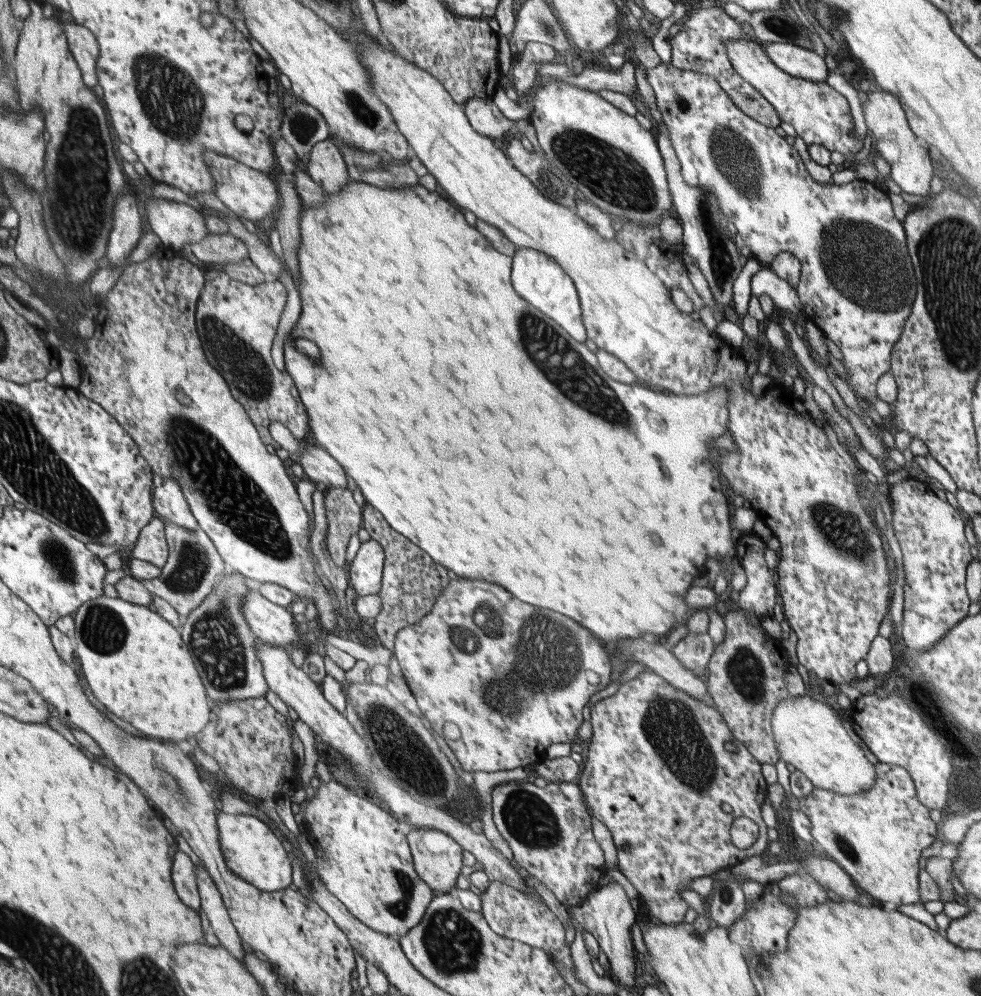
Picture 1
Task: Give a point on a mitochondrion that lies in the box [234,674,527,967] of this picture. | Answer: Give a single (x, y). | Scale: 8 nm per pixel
(404, 745)

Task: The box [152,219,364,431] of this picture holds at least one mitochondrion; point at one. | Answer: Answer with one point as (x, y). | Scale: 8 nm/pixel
(251, 373)

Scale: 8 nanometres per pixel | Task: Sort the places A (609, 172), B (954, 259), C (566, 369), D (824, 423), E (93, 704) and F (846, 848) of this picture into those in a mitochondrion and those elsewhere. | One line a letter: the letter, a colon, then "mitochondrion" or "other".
A: mitochondrion
B: mitochondrion
C: mitochondrion
D: other
E: other
F: mitochondrion

